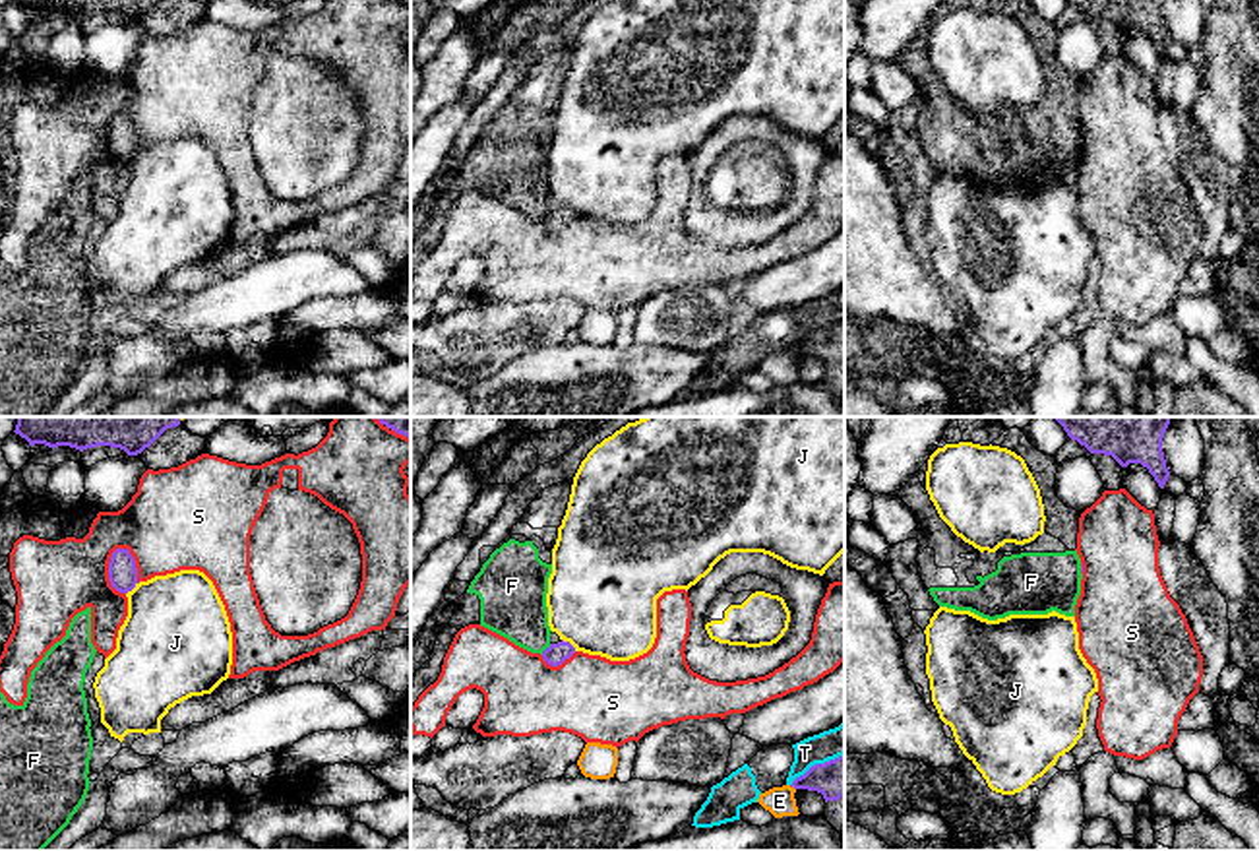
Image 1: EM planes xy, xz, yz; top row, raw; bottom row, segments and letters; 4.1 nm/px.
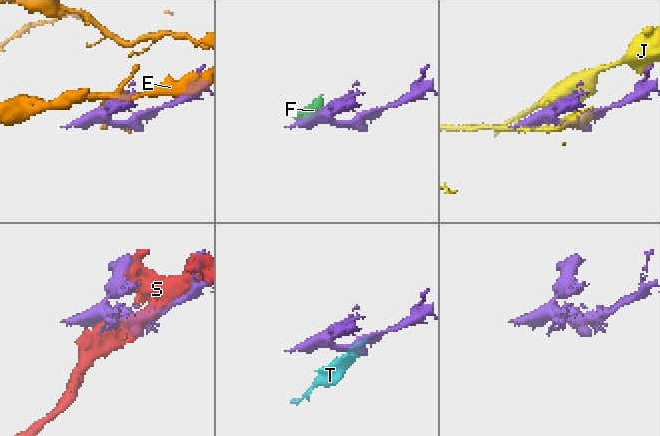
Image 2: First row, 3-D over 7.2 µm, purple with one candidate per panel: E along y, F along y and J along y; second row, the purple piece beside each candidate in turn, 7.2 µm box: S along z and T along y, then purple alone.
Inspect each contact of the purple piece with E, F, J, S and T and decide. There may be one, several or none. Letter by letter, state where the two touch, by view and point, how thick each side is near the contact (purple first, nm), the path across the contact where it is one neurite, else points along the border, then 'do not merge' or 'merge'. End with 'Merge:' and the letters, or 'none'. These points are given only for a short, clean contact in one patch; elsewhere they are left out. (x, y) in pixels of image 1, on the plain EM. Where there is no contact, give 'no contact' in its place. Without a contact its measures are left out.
E: contact xz (793, 351); calibres 160 and 120 nm; do not merge
F: contact xz (545, 216); calibres 90 and 280 nm; border xz (551, 210), (541, 220); do not merge
J: contact xz (570, 210); calibres 90 and 460 nm; do not merge
S: contact xy (109, 138); calibres 120 and 340 nm; do not merge
T: contact xz (816, 330); calibres 160 and 120 nm; do not merge
Merge: none

